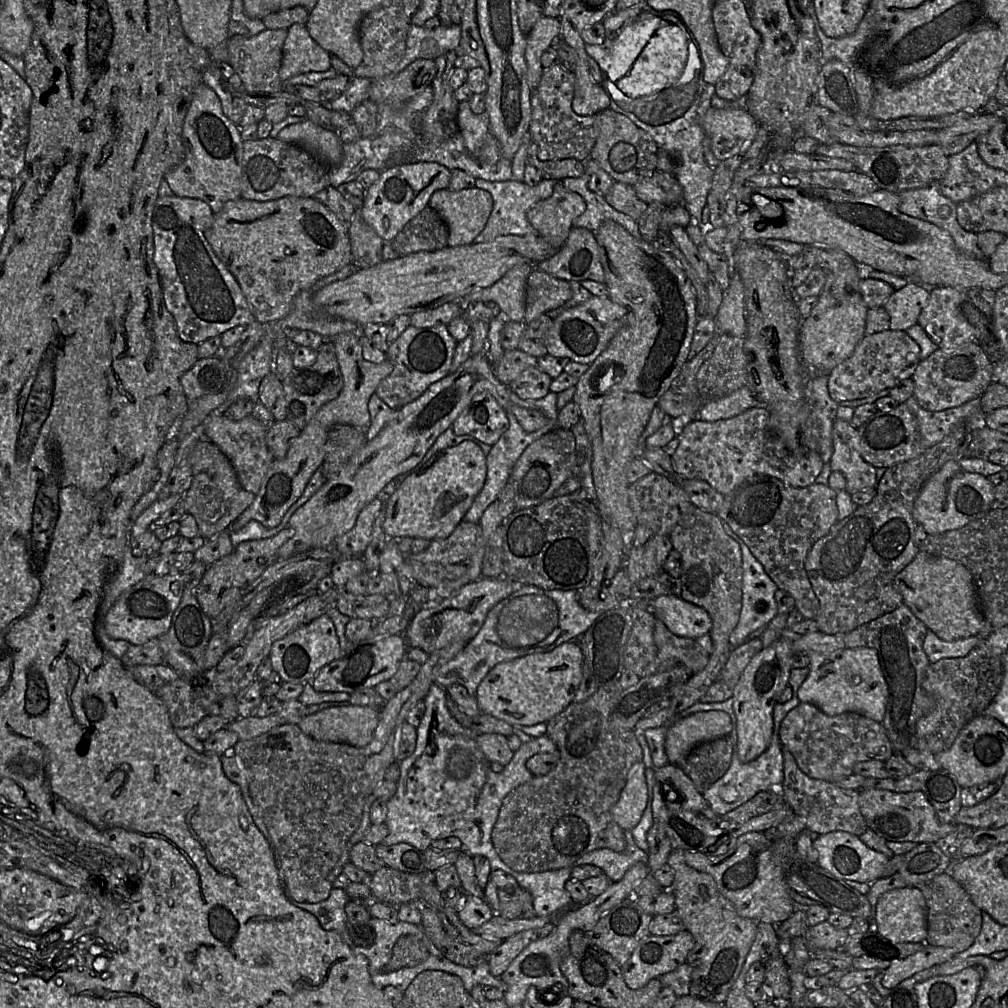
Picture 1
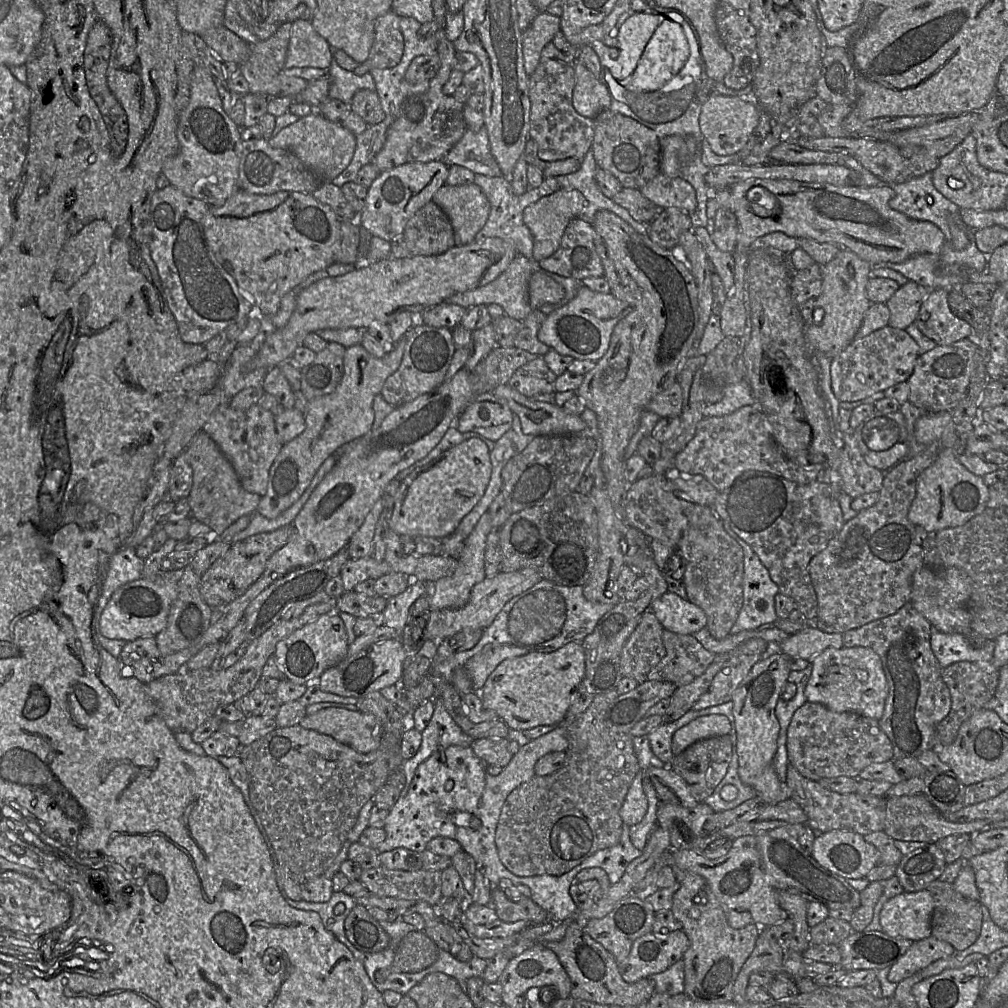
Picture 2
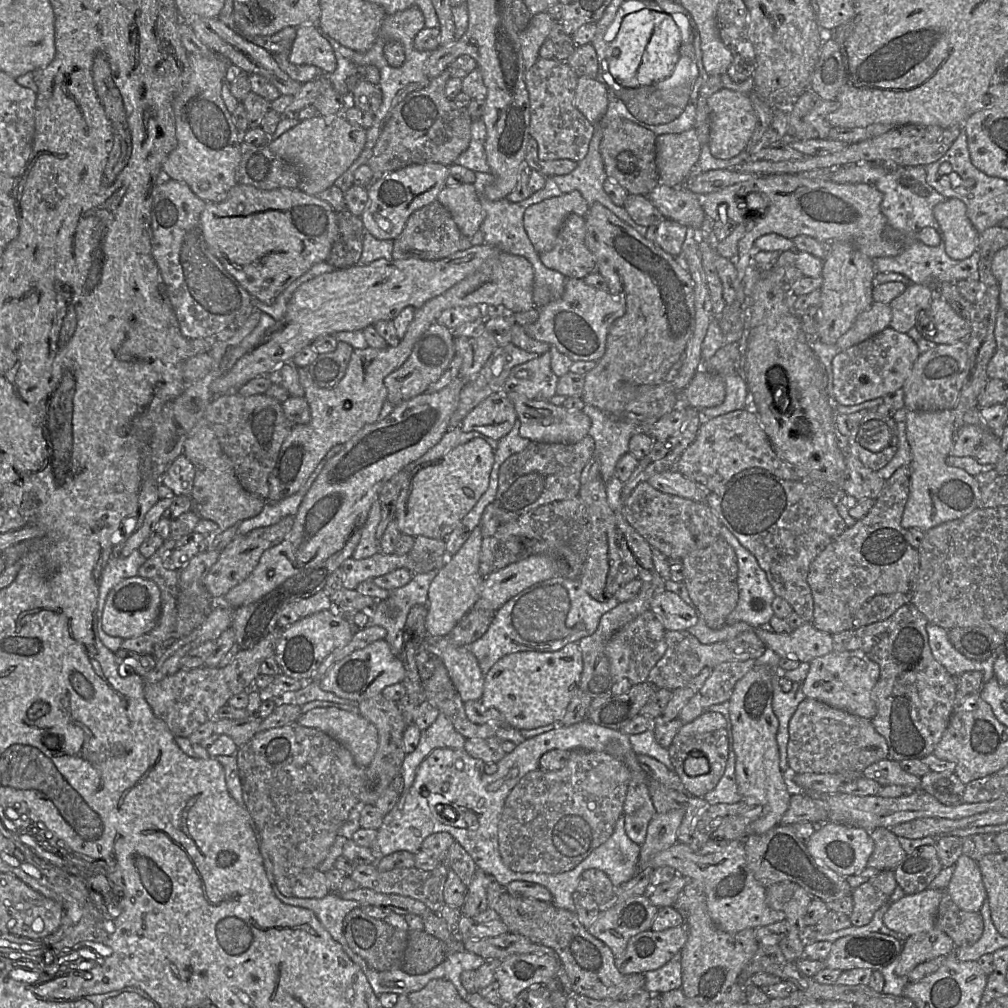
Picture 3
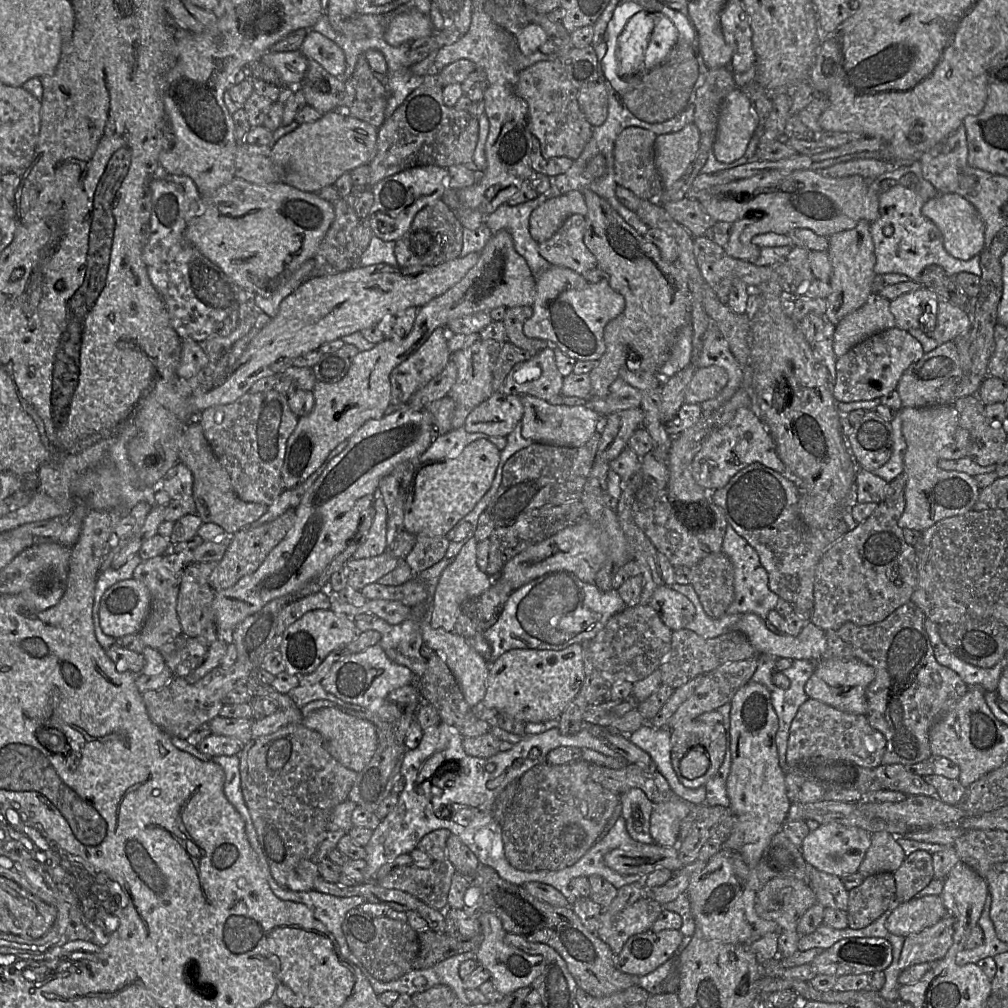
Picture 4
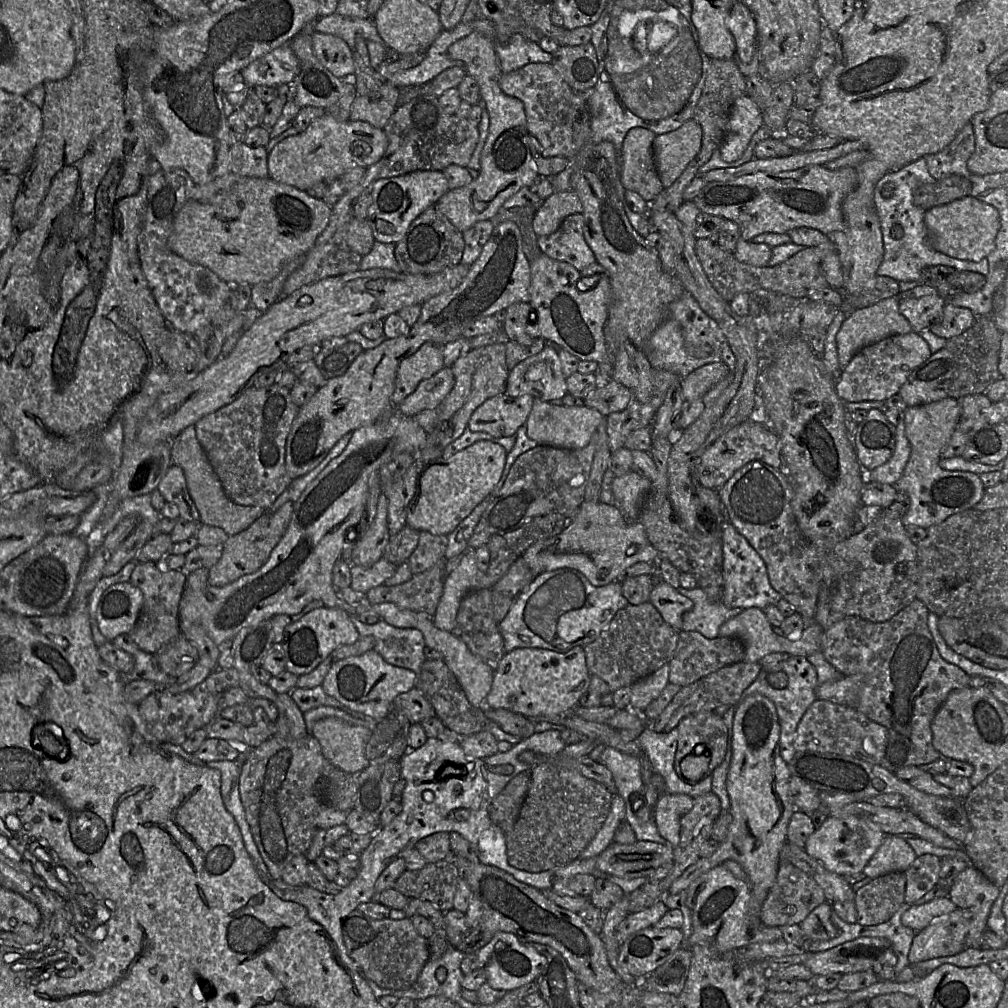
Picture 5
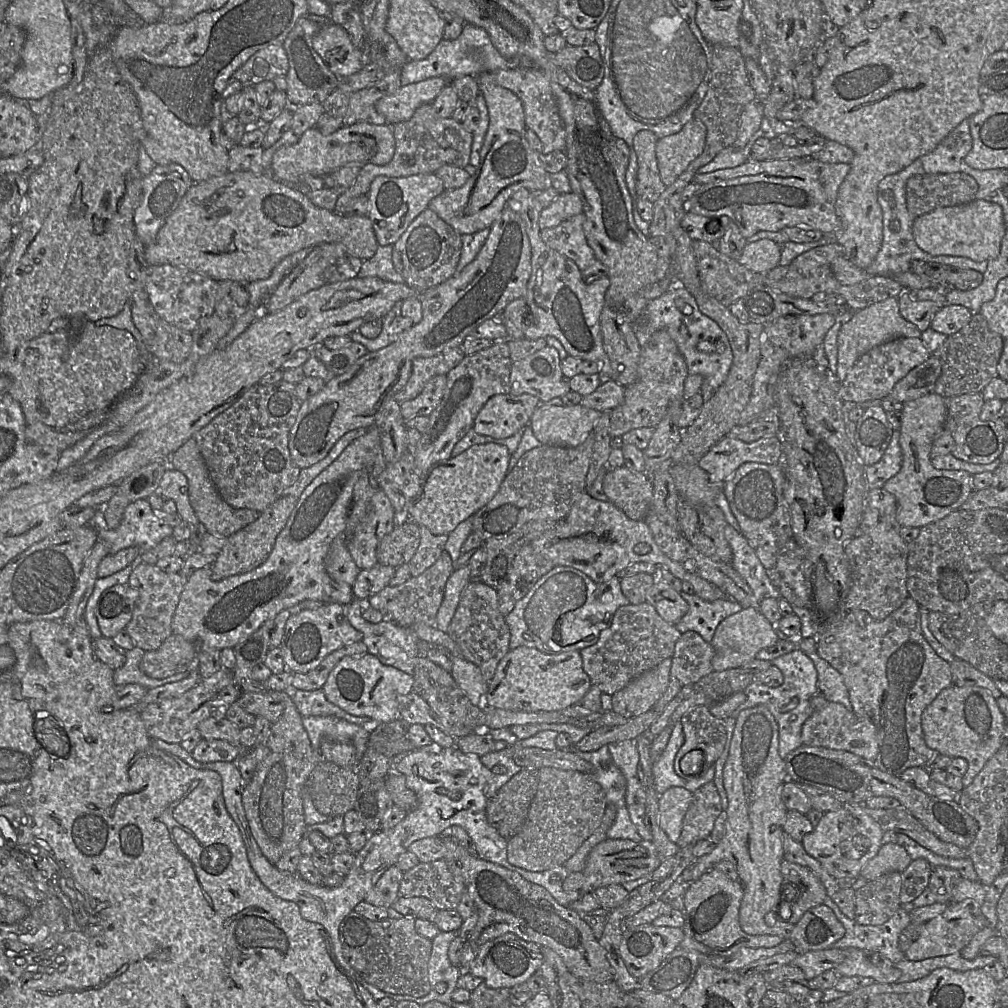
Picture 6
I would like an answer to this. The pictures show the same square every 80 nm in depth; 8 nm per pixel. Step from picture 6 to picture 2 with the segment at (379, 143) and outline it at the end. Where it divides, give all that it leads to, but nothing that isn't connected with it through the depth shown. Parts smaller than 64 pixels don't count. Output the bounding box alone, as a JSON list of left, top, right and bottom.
[269,112,356,183]

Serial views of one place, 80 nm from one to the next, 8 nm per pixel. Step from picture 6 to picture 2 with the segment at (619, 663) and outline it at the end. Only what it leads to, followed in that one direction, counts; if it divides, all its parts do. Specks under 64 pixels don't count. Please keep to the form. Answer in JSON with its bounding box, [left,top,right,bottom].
[620,611,666,684]

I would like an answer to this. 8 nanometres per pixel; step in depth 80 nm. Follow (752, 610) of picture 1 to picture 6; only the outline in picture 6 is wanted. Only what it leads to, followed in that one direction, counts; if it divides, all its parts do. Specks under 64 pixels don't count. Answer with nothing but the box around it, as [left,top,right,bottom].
[725,525,780,603]

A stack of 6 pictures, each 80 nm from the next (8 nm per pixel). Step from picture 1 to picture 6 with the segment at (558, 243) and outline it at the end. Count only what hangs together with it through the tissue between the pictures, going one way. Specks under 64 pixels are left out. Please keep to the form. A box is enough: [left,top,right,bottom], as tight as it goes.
[539,192,583,230]

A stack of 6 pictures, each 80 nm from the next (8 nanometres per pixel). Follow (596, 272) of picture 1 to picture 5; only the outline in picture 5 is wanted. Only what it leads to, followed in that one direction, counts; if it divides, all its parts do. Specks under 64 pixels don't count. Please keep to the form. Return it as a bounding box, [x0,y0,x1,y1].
[537,214,596,272]

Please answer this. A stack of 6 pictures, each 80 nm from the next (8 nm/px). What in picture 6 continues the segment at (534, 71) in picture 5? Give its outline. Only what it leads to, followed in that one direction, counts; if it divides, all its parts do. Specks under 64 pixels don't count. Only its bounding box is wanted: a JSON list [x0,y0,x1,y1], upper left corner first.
[489,68,566,154]

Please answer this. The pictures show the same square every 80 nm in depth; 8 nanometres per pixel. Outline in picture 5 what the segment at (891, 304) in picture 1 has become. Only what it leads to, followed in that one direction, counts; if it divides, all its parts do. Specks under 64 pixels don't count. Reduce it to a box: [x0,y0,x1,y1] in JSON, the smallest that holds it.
[899,295,945,333]

